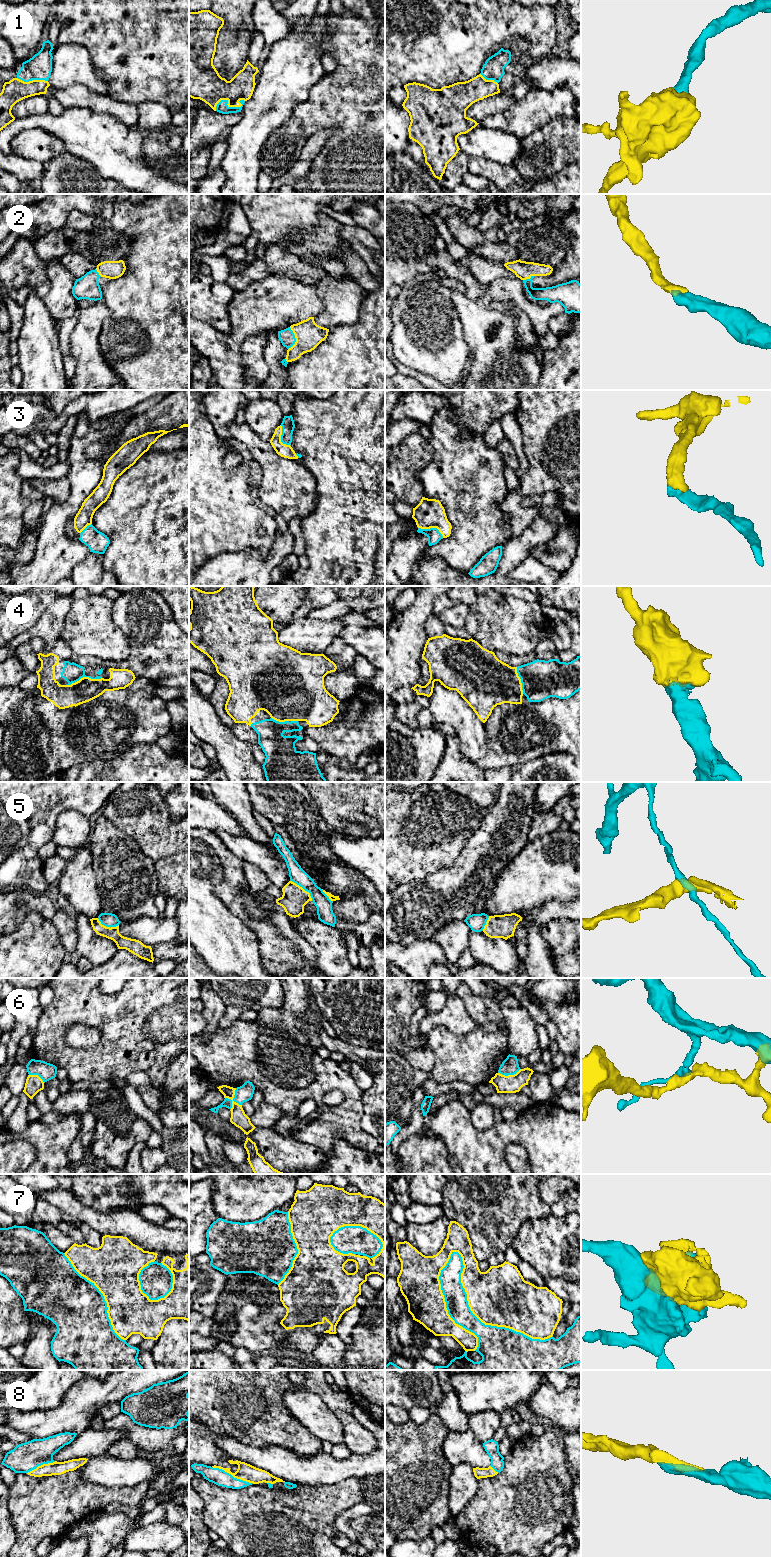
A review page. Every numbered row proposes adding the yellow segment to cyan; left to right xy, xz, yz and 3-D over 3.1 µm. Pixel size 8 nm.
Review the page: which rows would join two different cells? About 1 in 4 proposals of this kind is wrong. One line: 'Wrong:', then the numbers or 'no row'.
Wrong: 5, 6, 7

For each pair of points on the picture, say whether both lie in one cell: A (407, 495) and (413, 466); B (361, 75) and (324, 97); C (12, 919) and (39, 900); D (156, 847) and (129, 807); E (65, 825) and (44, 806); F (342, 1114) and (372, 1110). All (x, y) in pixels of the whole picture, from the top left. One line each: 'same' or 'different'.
A: same
B: same
C: same
D: same
E: different
F: different

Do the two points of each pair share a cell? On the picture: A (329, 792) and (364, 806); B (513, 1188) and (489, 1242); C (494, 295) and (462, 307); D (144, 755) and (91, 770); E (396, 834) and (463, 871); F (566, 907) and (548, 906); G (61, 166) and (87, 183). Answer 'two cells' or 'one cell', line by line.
A: one cell
B: one cell
C: one cell
D: one cell
E: two cells
F: one cell
G: one cell

